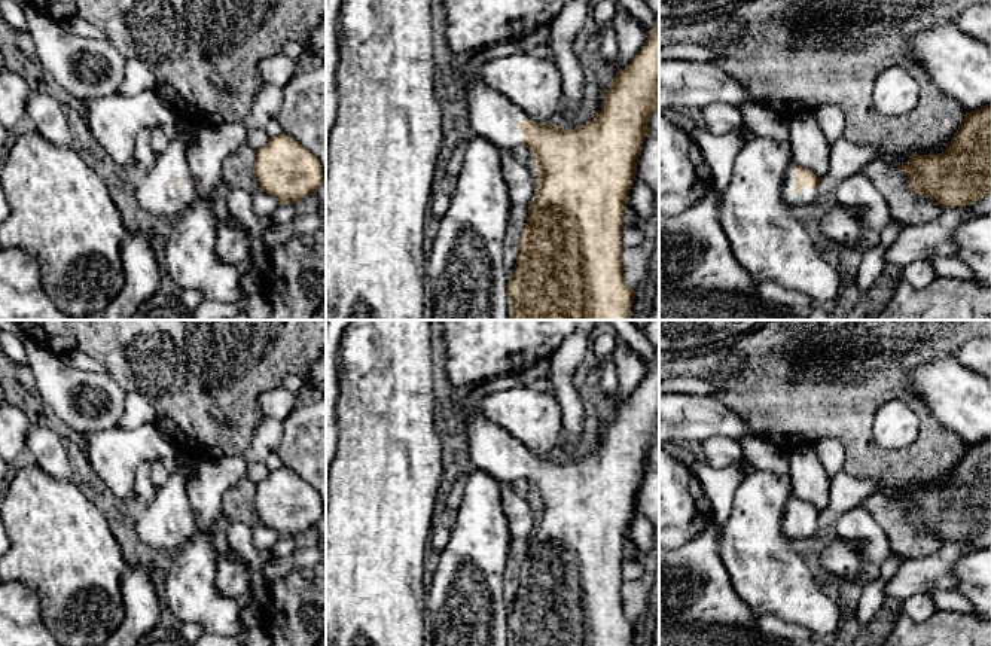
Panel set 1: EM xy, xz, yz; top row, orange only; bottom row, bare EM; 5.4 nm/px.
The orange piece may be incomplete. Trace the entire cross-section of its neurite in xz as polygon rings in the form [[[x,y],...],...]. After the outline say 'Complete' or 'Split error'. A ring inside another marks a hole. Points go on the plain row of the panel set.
[[[659,351],[629,397],[615,408],[597,450],[576,463],[536,457],[512,435],[475,412],[467,421],[470,466],[498,481],[525,478],[537,506],[537,525],[518,578],[518,591],[506,627],[510,646],[631,646],[637,627],[628,619],[622,598],[622,561],[628,527],[637,508],[641,479],[650,466],[650,450],[659,441]]]. Split error

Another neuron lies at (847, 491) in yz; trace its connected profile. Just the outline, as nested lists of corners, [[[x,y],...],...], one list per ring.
[[[845,469],[832,476],[832,500],[829,508],[818,517],[818,533],[832,533],[839,515],[854,506],[867,502],[878,491],[878,482],[851,476]]]

